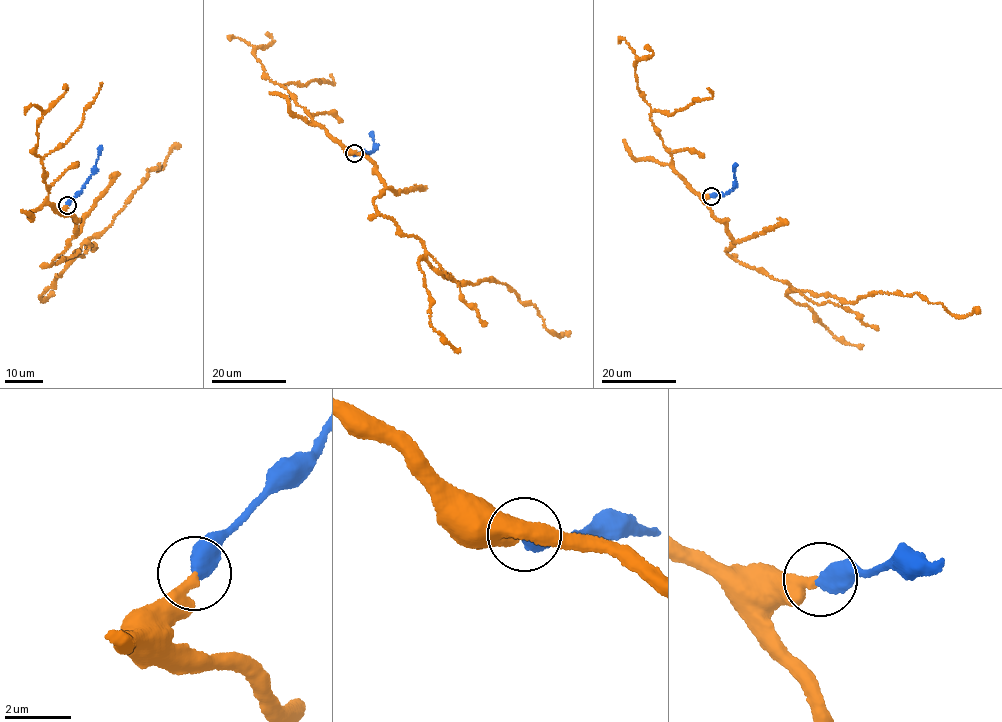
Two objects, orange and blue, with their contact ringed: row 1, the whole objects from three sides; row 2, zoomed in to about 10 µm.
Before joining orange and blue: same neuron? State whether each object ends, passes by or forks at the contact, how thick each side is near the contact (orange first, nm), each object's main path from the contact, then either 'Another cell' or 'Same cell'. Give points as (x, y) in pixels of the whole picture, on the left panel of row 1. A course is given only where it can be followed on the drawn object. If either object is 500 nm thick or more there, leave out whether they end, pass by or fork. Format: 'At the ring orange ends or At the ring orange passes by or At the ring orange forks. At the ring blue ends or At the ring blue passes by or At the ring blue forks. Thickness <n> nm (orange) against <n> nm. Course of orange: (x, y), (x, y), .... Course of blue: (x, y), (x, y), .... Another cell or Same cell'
Thickness 300 nm (orange) against 550 nm. Course of orange: (67, 204), (76, 230), (53, 264), (76, 256), (106, 229), (147, 170), (159, 164), (158, 170), (180, 146). Course of blue: (67, 204), (79, 195), (102, 145). Same cell

